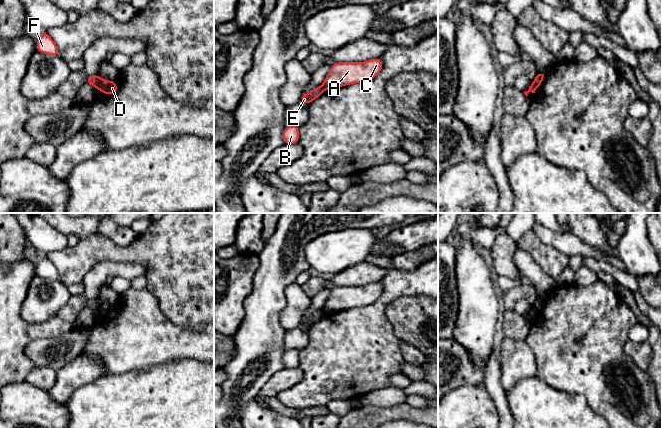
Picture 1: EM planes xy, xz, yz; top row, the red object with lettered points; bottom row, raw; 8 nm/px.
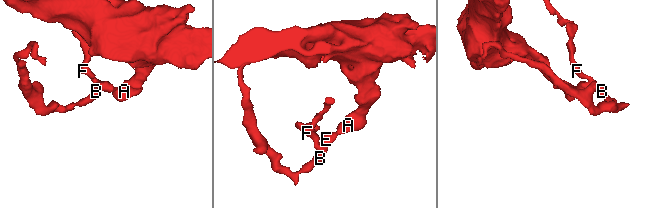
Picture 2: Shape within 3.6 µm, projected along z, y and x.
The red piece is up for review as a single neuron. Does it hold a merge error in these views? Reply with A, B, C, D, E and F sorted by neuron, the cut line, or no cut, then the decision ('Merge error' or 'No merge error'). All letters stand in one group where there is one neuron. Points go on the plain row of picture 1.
Groups: A C D / B E F. Split along xy (104, 304), (98, 312). Merge error

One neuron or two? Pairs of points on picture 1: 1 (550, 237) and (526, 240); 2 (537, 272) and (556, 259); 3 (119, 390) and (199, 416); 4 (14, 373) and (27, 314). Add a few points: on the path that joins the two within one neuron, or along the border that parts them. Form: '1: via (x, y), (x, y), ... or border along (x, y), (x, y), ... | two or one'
1: border along (532, 230), (545, 244), (554, 247), (558, 251) | two
2: border along (526, 251), (554, 280) | two
3: via (139, 404), (179, 404) | one
4: border along (25, 296), (20, 316), (32, 323), (48, 320) | two

